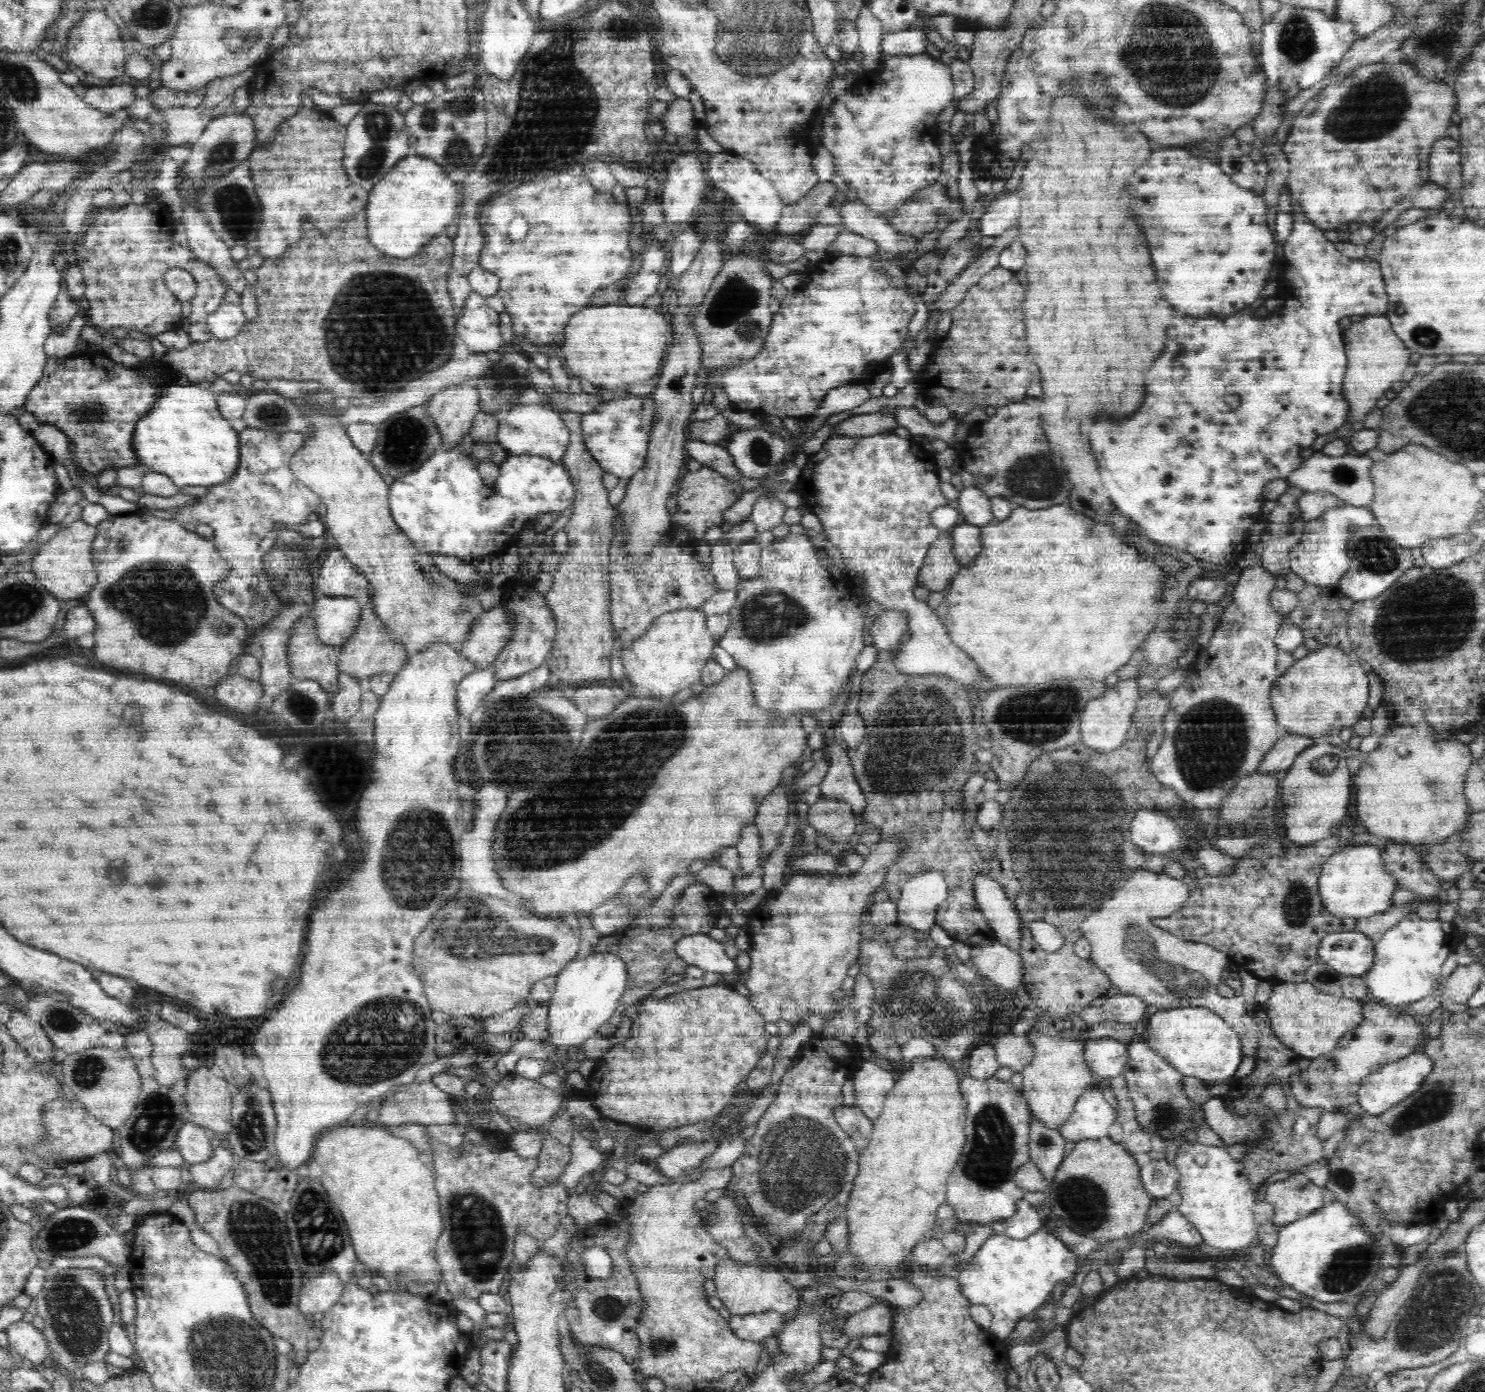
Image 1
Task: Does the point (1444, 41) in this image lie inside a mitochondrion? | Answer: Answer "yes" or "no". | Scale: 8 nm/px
yes

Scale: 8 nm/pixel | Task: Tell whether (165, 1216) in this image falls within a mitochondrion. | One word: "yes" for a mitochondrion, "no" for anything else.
no

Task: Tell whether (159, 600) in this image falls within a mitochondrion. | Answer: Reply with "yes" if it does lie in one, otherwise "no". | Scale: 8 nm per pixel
yes

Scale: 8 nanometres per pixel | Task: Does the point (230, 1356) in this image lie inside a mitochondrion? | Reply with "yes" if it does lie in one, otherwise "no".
yes

